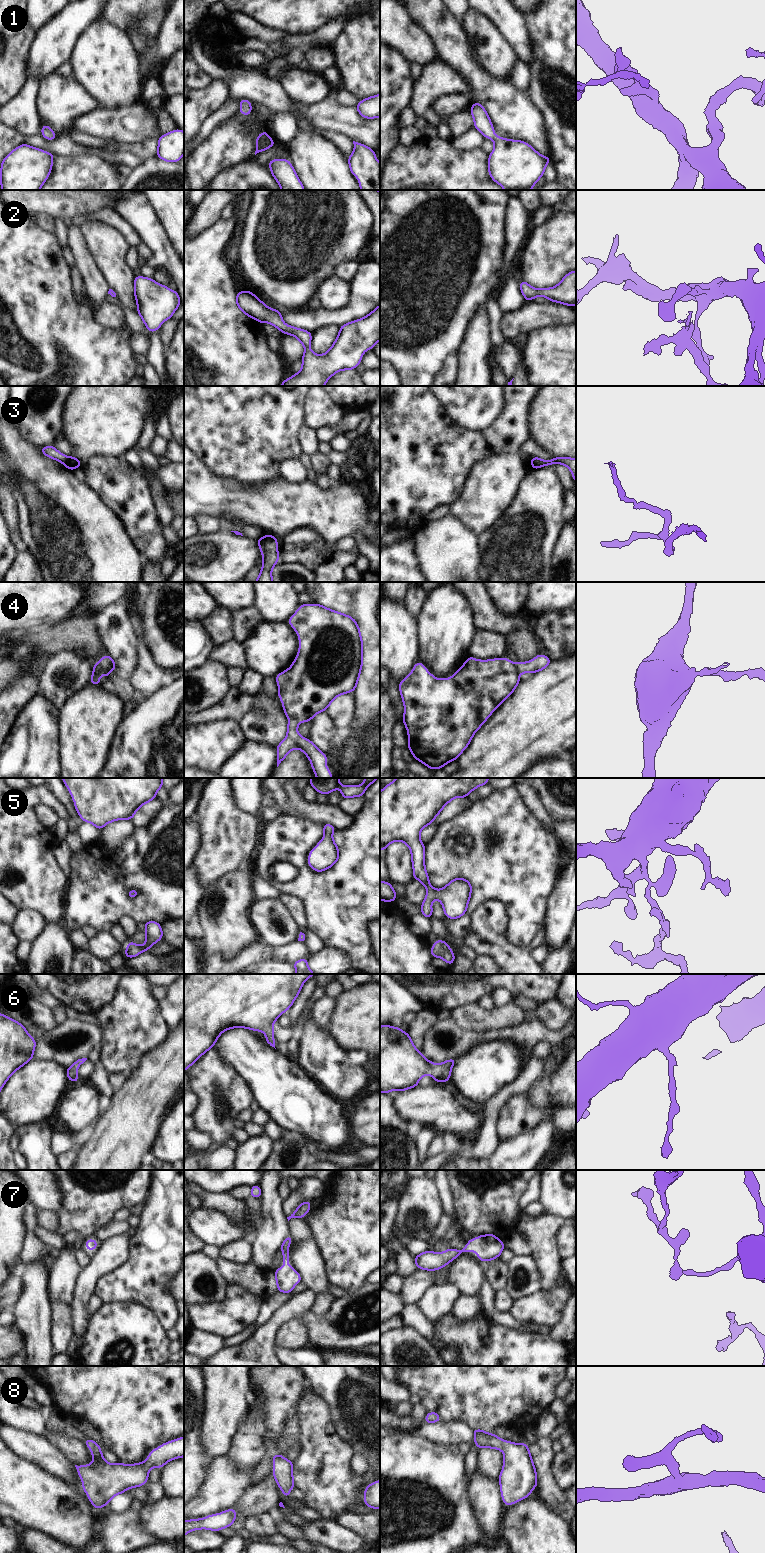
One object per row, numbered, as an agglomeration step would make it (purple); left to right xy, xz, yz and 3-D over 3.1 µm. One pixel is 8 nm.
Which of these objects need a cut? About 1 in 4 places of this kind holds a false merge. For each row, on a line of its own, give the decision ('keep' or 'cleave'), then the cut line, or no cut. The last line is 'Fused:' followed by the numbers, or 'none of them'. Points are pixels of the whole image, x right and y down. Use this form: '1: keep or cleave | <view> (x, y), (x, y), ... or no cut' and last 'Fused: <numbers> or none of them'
1: keep | no cut
2: keep | no cut
3: cleave | xz (263, 538), (261, 551)
4: cleave | yz (516, 664), (519, 673)
5: keep | no cut
6: keep | no cut
7: keep | no cut
8: keep | no cut
Fused: 3, 4

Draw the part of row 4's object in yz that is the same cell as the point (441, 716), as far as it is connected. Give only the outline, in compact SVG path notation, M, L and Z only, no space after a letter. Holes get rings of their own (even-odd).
M469 656L448 679L435 678L418 661L398 685L405 708L402 720L408 731L408 749L414 759L432 770L457 760L476 731L519 683L518 666L508 658L477 660Z

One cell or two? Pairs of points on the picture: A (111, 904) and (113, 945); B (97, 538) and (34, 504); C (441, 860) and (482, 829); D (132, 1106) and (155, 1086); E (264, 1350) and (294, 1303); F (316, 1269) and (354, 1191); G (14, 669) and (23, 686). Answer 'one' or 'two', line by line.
A: two
B: one
C: one
D: one
E: one
F: two
G: two

